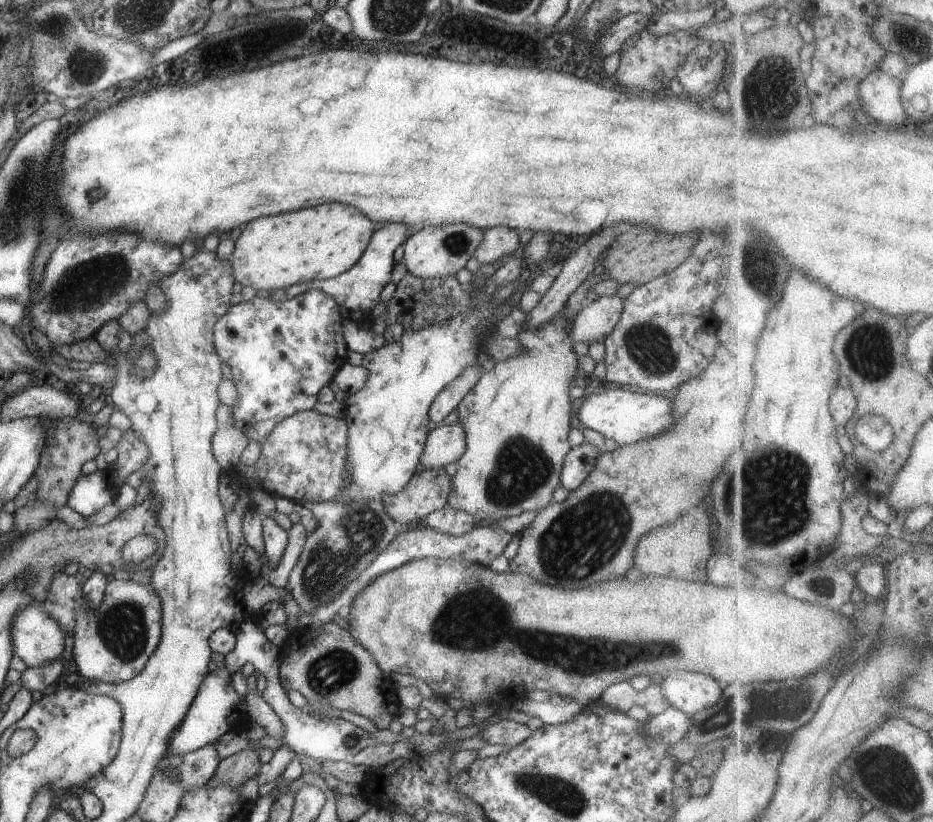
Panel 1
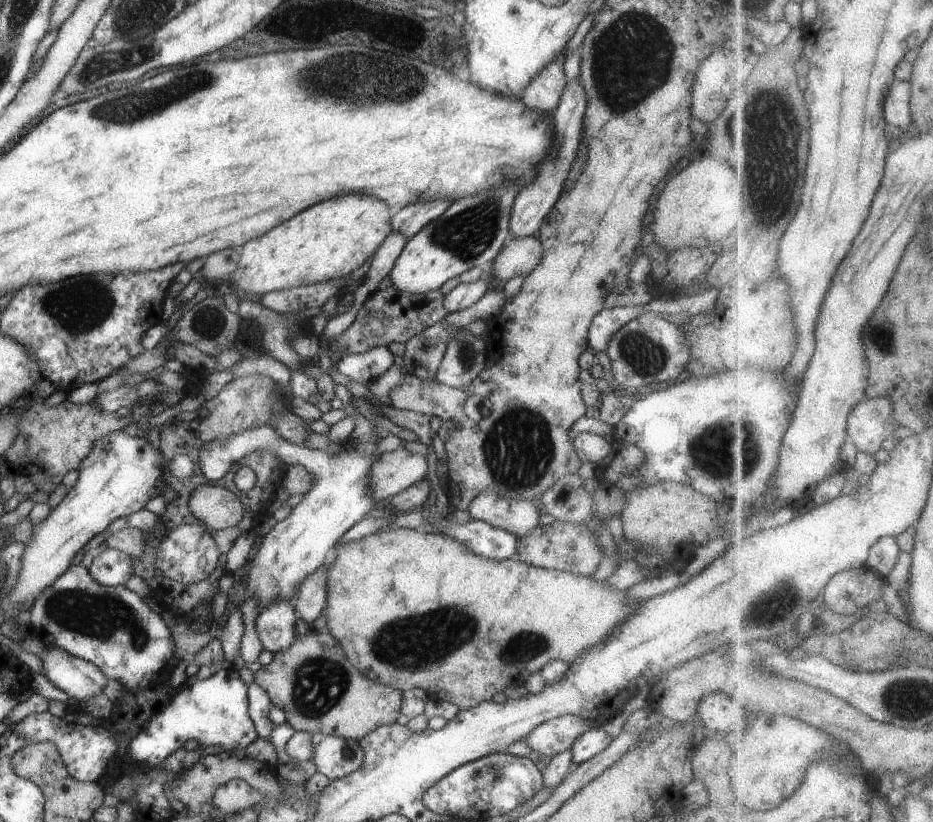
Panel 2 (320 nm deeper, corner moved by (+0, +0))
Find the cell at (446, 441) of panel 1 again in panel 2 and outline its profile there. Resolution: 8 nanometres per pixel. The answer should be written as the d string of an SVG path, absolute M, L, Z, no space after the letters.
M400 447L395 451L385 451L370 467L369 490L374 501L388 499L415 482L422 481L427 475L428 463L425 455L415 454Z

